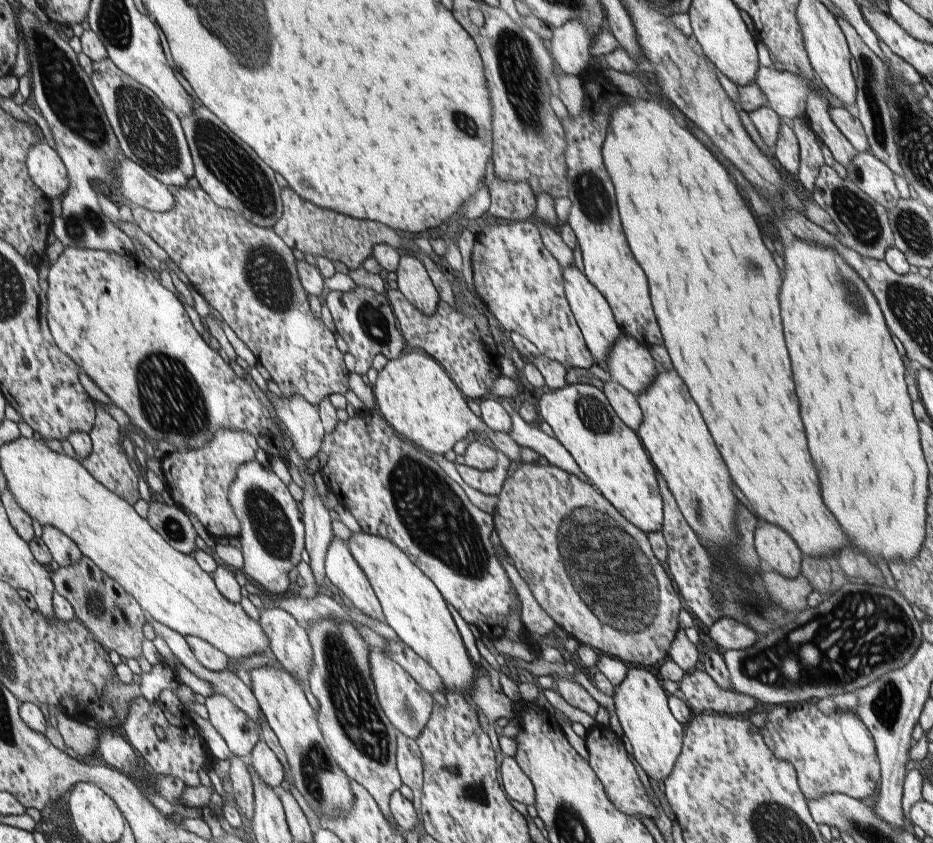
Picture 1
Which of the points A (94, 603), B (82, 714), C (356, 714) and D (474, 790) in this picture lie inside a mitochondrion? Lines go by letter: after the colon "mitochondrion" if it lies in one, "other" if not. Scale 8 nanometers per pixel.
A: mitochondrion
B: other
C: mitochondrion
D: mitochondrion

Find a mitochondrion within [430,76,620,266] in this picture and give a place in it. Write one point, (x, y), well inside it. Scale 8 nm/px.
(596, 203)

